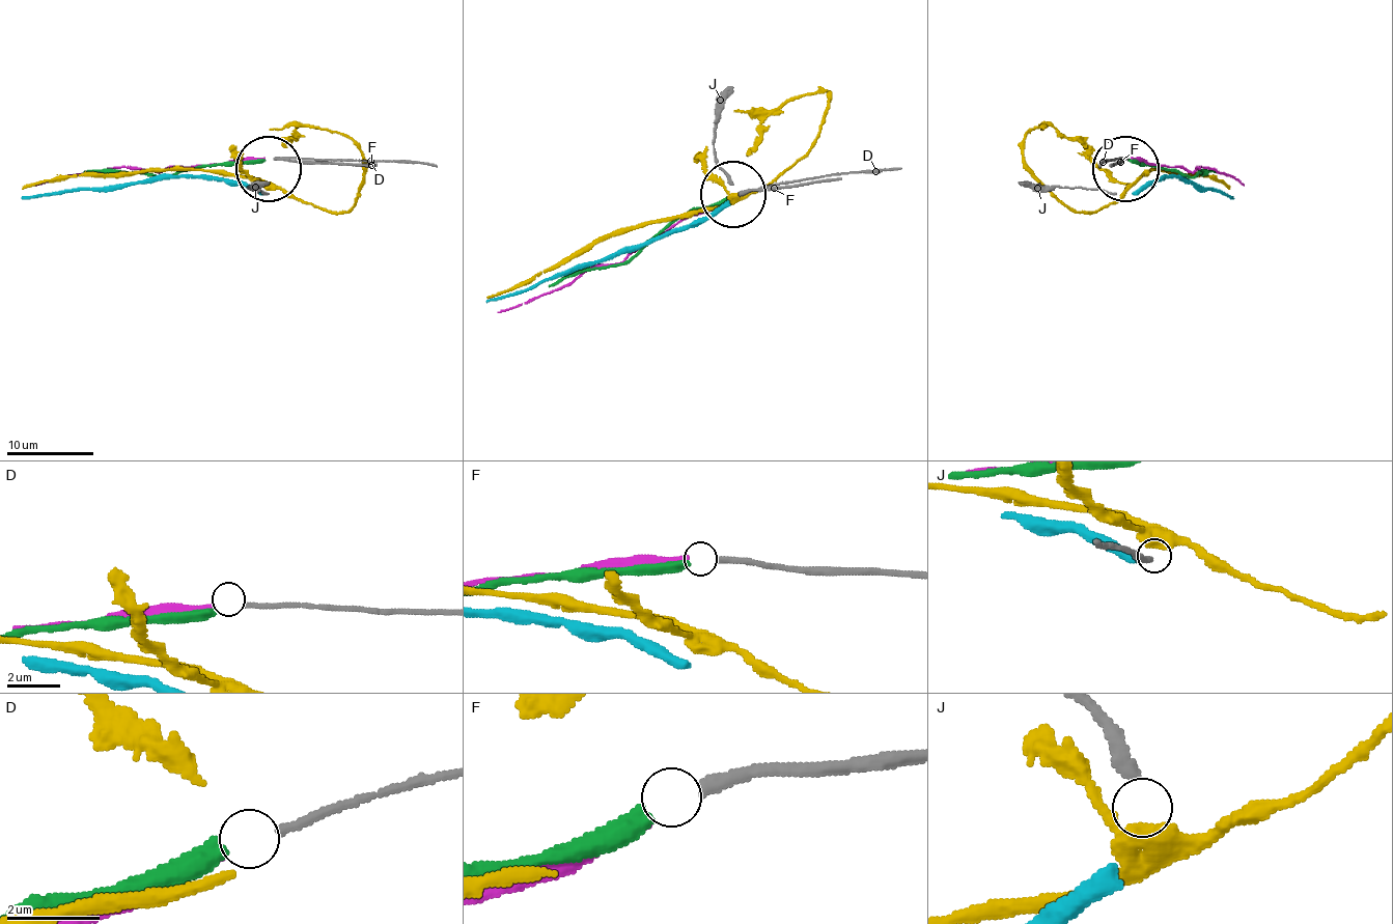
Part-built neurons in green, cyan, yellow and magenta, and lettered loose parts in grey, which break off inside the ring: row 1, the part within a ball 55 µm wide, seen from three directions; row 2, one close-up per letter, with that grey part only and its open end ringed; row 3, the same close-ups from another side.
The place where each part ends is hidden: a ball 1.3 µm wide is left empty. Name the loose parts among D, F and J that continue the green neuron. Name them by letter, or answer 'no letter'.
F

